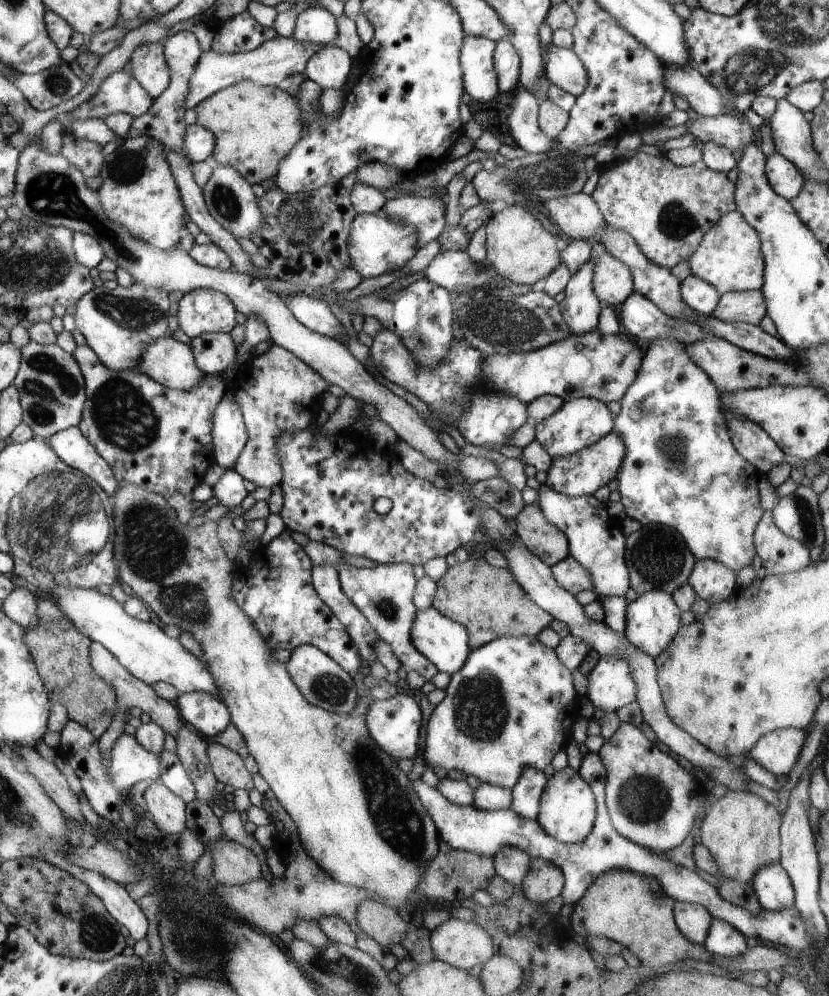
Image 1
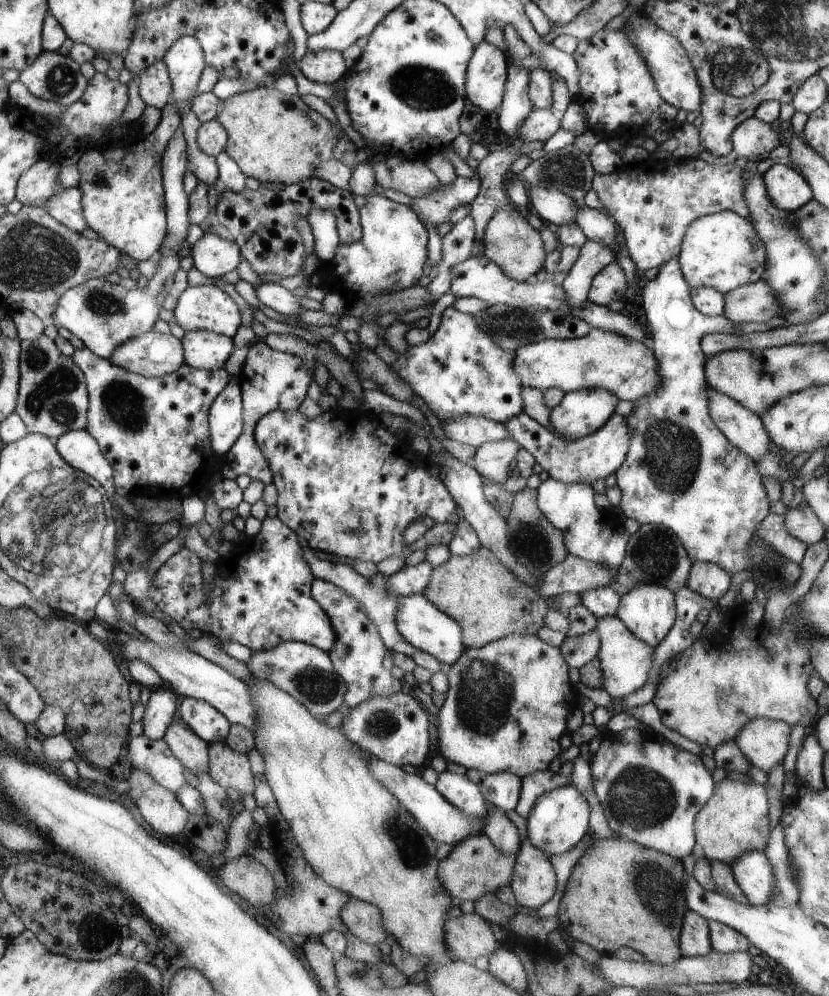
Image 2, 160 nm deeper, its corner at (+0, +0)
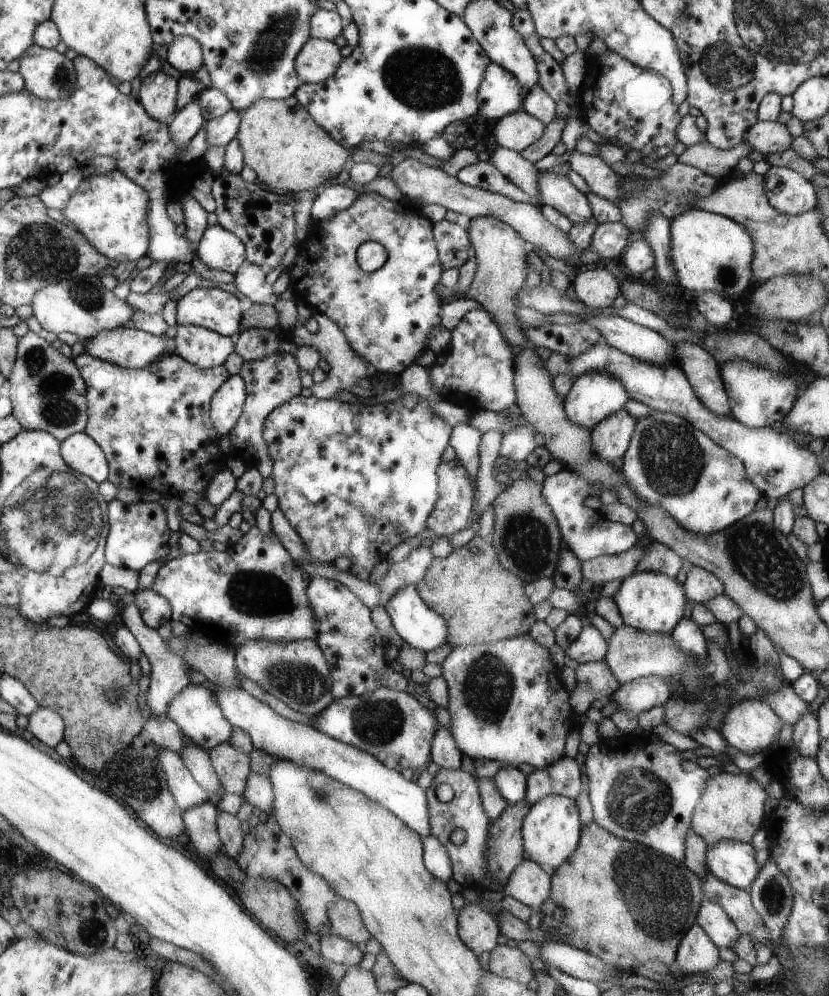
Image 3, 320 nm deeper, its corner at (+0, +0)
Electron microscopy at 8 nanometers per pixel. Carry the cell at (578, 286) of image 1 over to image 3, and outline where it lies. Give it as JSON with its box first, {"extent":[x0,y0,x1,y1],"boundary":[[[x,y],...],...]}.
{"extent":[590,222,632,265],"boundary":[[[621,222],[599,224],[594,230],[590,248],[595,251],[600,261],[598,265],[609,263],[625,252],[632,239],[632,233]]]}

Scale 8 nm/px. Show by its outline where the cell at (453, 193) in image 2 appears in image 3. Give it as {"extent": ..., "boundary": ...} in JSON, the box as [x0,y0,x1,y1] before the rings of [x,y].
{"extent":[456,162,538,207],"boundary":[[[476,162],[466,168],[462,168],[456,177],[466,184],[466,186],[480,188],[505,198],[510,198],[515,202],[532,204],[538,207],[538,204],[528,196],[526,192],[517,188],[510,180],[507,180],[490,162]]]}

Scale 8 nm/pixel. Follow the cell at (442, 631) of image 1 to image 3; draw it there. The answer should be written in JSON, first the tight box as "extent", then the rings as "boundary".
{"extent":[384,585,451,653],"boundary":[[[415,585],[404,586],[404,588],[398,590],[388,600],[388,604],[384,606],[384,609],[387,610],[388,616],[392,621],[392,626],[394,626],[396,633],[402,638],[405,645],[428,653],[432,652],[432,650],[438,650],[440,646],[448,646],[448,644],[451,644],[449,641],[449,623],[444,619],[443,615],[440,615],[438,611],[432,610],[420,598],[419,591]]]}

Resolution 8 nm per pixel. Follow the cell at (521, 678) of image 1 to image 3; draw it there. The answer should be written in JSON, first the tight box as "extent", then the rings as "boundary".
{"extent":[440,633,574,769],"boundary":[[[529,633],[494,643],[454,647],[440,668],[448,688],[450,732],[462,754],[472,760],[494,760],[507,764],[507,767],[529,764],[536,769],[548,768],[565,756],[564,742],[574,712],[568,710],[568,692],[558,678],[554,682],[554,668],[550,672],[550,650],[536,642]]]}

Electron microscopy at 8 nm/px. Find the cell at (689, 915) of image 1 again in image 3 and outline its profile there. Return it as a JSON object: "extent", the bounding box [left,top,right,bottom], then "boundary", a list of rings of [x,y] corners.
{"extent":[676,924,721,975],"boundary":[[[696,924],[688,930],[680,942],[678,962],[676,967],[690,974],[701,975],[706,970],[712,970],[721,959],[718,958],[718,948],[702,926]]]}

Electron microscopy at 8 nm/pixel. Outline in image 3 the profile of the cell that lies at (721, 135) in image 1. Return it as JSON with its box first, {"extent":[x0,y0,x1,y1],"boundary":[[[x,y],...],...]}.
{"extent":[742,121,792,156],"boundary":[[[757,121],[744,132],[742,144],[748,144],[763,156],[772,156],[791,148],[792,140],[786,125],[777,121]]]}

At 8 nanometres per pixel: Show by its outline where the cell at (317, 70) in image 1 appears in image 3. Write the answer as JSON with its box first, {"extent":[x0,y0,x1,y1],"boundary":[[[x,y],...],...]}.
{"extent":[295,37,342,84],"boundary":[[[312,37],[295,59],[295,66],[299,68],[304,83],[318,84],[332,78],[342,59],[341,48],[334,41]]]}

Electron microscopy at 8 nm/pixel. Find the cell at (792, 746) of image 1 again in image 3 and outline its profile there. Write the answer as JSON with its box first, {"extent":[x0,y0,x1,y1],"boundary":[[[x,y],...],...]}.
{"extent":[718,700,783,755],"boundary":[[[744,700],[744,702],[738,702],[736,706],[732,706],[727,721],[718,730],[730,747],[734,747],[744,754],[752,755],[760,752],[767,754],[771,751],[772,743],[779,739],[783,725],[783,720],[764,700]]]}

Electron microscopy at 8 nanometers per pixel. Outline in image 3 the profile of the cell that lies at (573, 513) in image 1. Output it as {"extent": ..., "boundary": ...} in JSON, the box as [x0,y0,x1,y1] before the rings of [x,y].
{"extent":[542,468,640,562],"boundary":[[[563,468],[557,474],[547,476],[542,486],[543,495],[546,496],[548,506],[554,512],[562,531],[562,544],[565,548],[570,548],[581,562],[595,558],[597,554],[615,555],[626,552],[639,539],[640,535],[634,532],[631,525],[610,522],[599,510],[590,509],[584,504],[592,490],[590,482],[586,482],[582,476],[576,476],[574,472]]]}

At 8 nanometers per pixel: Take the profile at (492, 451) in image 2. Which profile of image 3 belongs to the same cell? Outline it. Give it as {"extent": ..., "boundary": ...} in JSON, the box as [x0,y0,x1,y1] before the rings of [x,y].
{"extent":[498,423,543,463],"boundary":[[[524,423],[520,428],[503,434],[503,440],[498,450],[500,456],[508,458],[510,463],[526,461],[529,454],[543,445],[540,435],[538,435],[531,427]]]}

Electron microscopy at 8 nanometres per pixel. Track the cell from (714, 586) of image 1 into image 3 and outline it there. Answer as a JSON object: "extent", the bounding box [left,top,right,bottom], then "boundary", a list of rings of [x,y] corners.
{"extent":[683,567,726,605],"boundary":[[[693,567],[688,572],[683,588],[690,605],[691,603],[709,602],[712,598],[722,595],[726,589],[723,580],[718,575],[699,567]]]}

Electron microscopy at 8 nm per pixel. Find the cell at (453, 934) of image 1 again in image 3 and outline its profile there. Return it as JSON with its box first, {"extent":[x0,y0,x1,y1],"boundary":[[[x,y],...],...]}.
{"extent":[459,902,500,955],"boundary":[[[480,902],[465,904],[459,915],[460,939],[475,952],[481,955],[490,953],[496,949],[497,938],[500,936],[499,926],[496,920],[490,916],[486,908],[482,908]]]}

